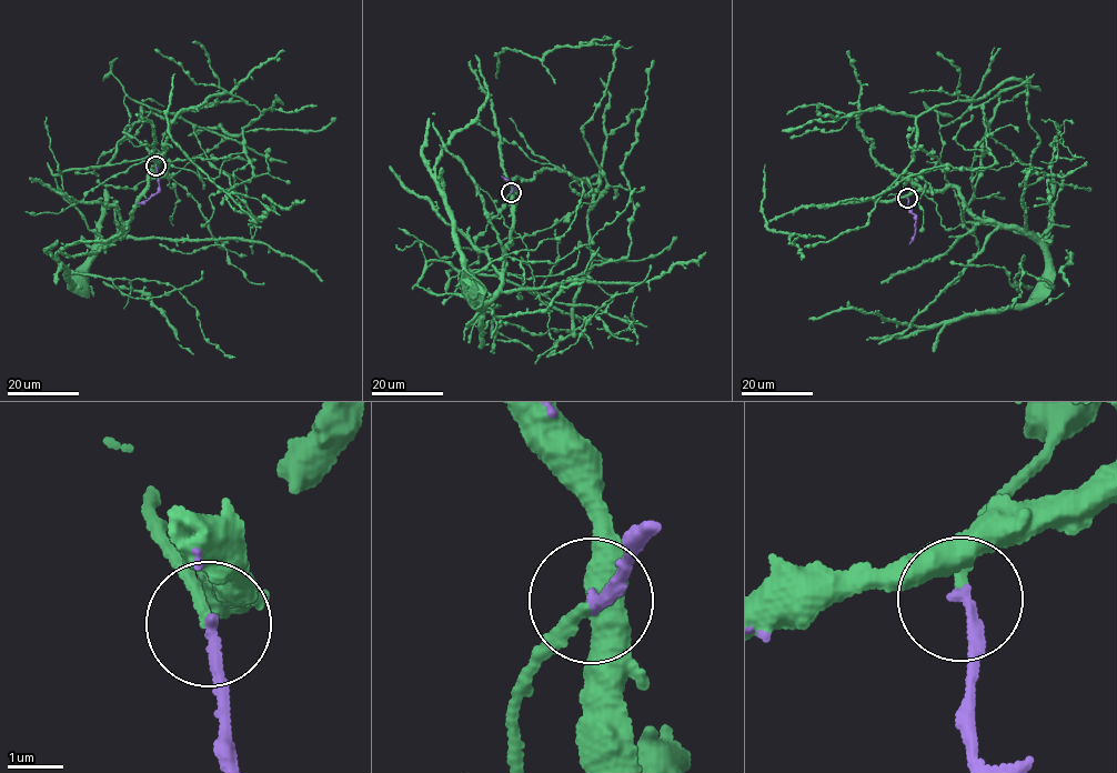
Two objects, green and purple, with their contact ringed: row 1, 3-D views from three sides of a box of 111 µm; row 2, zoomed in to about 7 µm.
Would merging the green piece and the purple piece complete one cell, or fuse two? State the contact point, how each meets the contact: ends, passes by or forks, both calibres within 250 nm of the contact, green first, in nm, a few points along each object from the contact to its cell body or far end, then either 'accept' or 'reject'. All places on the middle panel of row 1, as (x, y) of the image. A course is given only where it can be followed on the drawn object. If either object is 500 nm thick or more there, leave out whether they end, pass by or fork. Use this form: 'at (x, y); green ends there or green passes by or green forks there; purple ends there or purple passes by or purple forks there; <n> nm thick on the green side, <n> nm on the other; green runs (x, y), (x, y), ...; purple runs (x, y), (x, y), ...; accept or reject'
at (511, 192); green passes by; purple ends there; 160 nm thick on the green side, 200 nm on the other; green runs (510, 192), (500, 212), (522, 238), (604, 190), (583, 127), (620, 46), (505, 49), (497, 78); purple runs (510, 192), (514, 187), (520, 187), (501, 177); accept

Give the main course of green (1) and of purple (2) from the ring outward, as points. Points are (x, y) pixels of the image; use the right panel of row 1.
1: (907, 198), (916, 178), (946, 170), (916, 140), (868, 222), (792, 246), (766, 226), (765, 164)
2: (907, 198), (908, 209), (914, 216), (909, 244)

